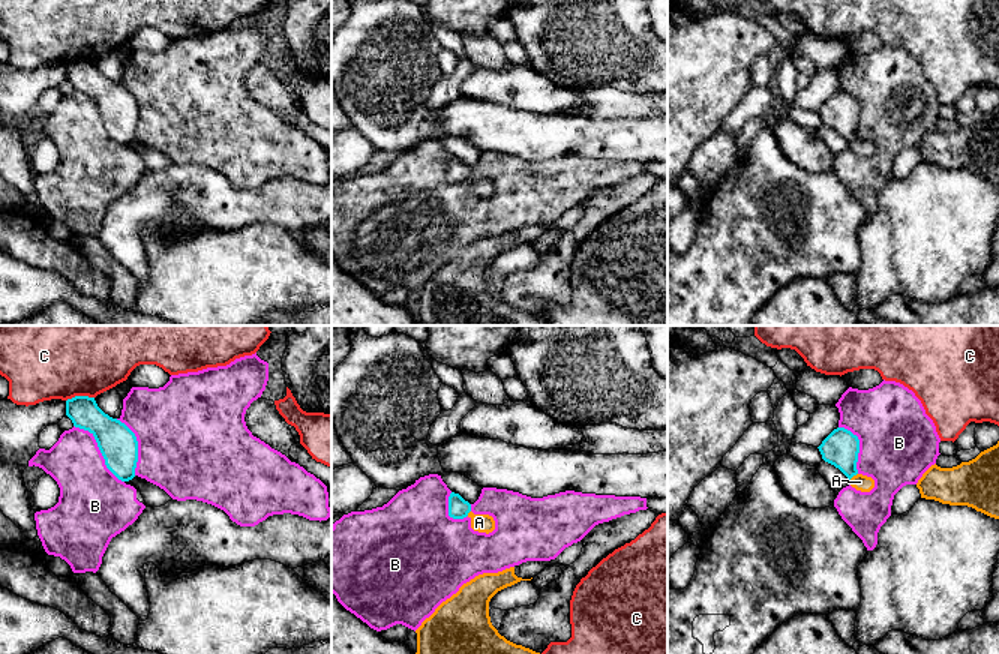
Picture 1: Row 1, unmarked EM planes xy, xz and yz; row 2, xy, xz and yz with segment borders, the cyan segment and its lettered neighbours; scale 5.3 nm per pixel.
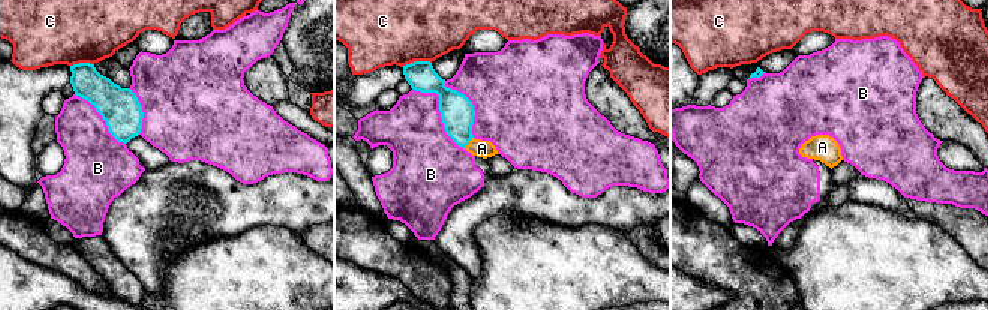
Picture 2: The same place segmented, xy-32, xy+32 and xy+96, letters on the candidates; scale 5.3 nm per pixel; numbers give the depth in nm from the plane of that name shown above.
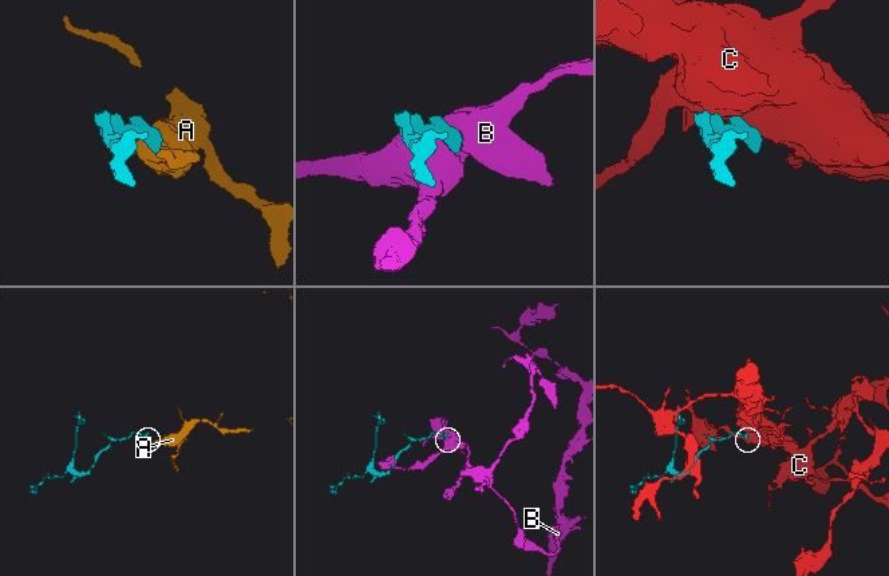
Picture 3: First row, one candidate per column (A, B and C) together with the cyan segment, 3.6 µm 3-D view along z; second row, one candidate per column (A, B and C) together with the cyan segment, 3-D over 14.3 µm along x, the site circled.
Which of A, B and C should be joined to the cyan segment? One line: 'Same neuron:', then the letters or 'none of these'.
Same neuron: A

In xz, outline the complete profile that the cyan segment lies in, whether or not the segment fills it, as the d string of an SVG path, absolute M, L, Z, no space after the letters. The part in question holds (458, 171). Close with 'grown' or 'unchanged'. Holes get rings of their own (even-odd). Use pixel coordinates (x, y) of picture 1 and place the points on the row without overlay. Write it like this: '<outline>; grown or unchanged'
M452 156L448 160L448 180L453 183L471 183L471 192L478 196L492 196L495 194L495 184L489 178L474 178L471 168L465 165L459 158Z; grown

